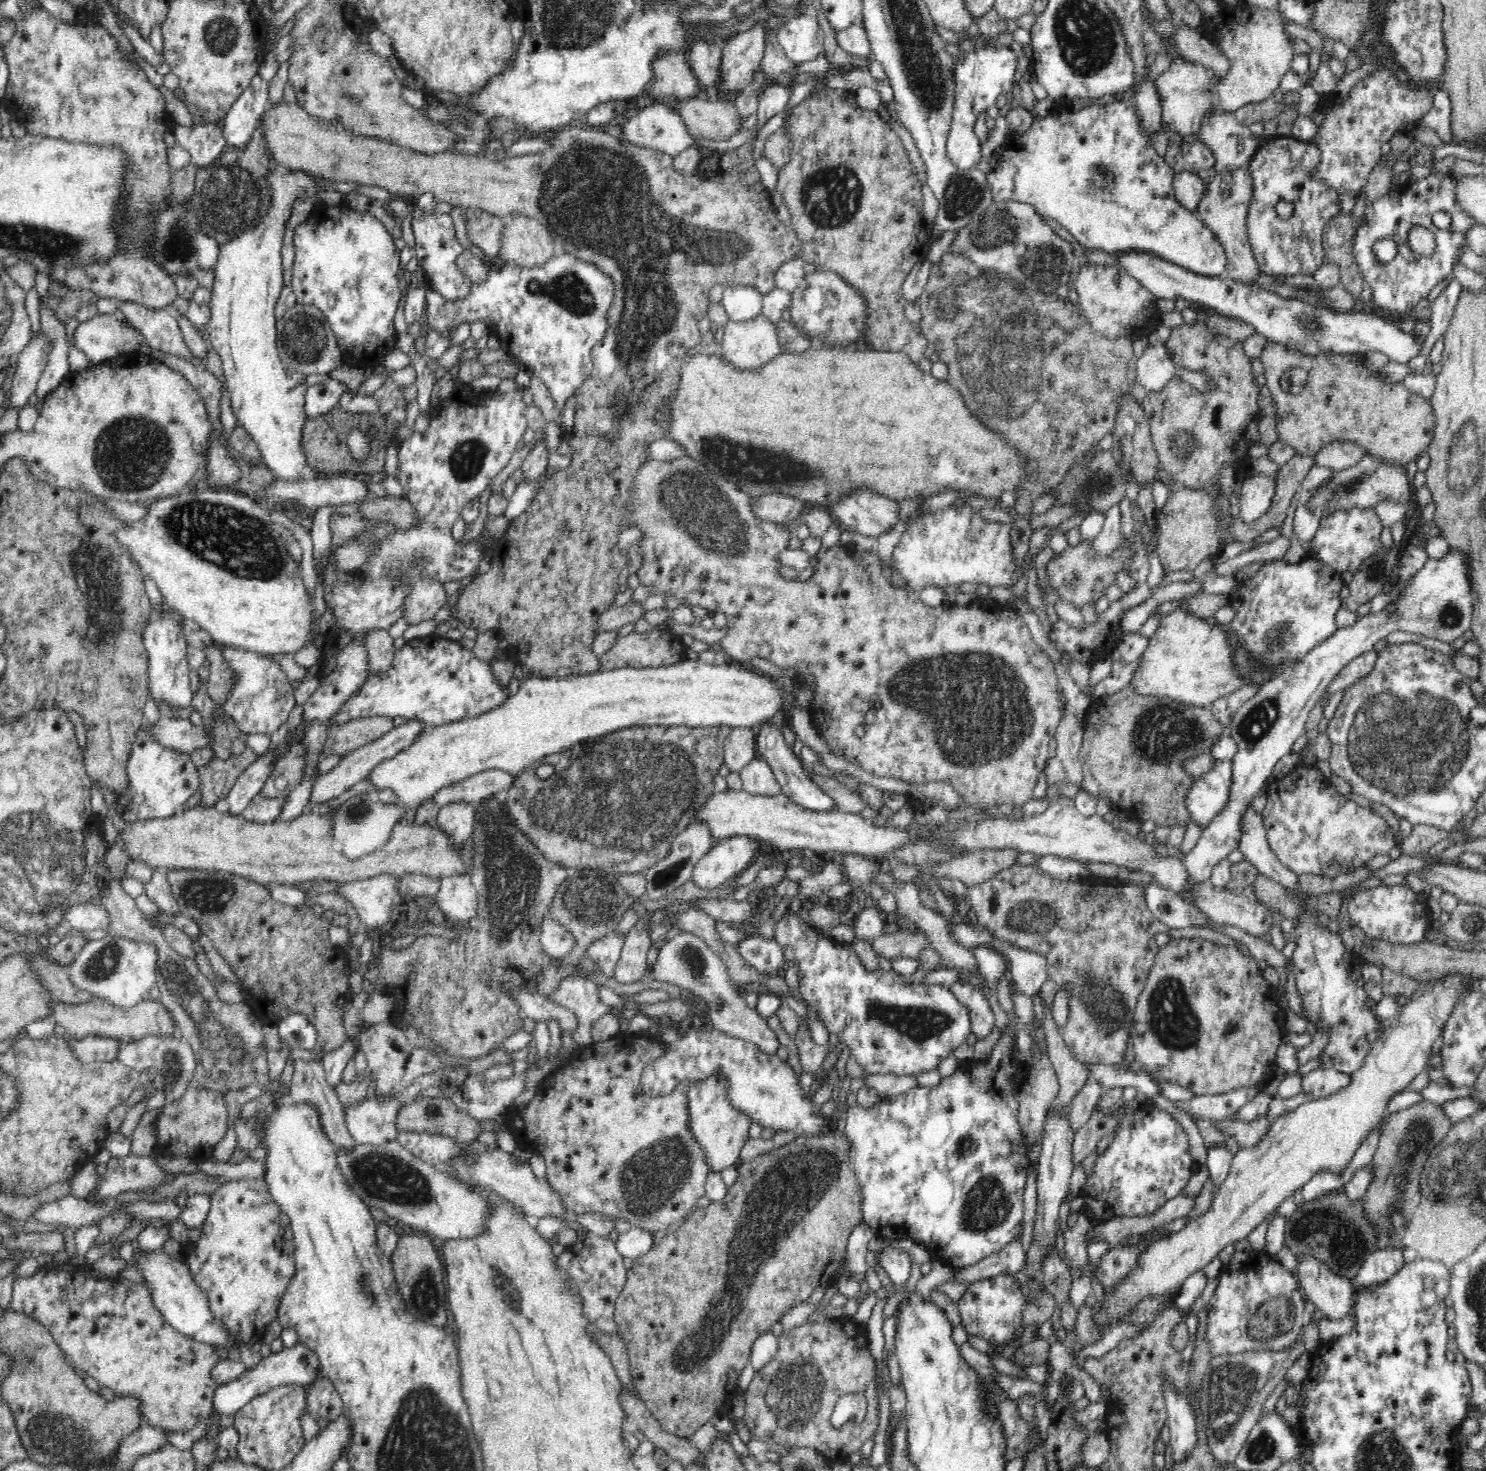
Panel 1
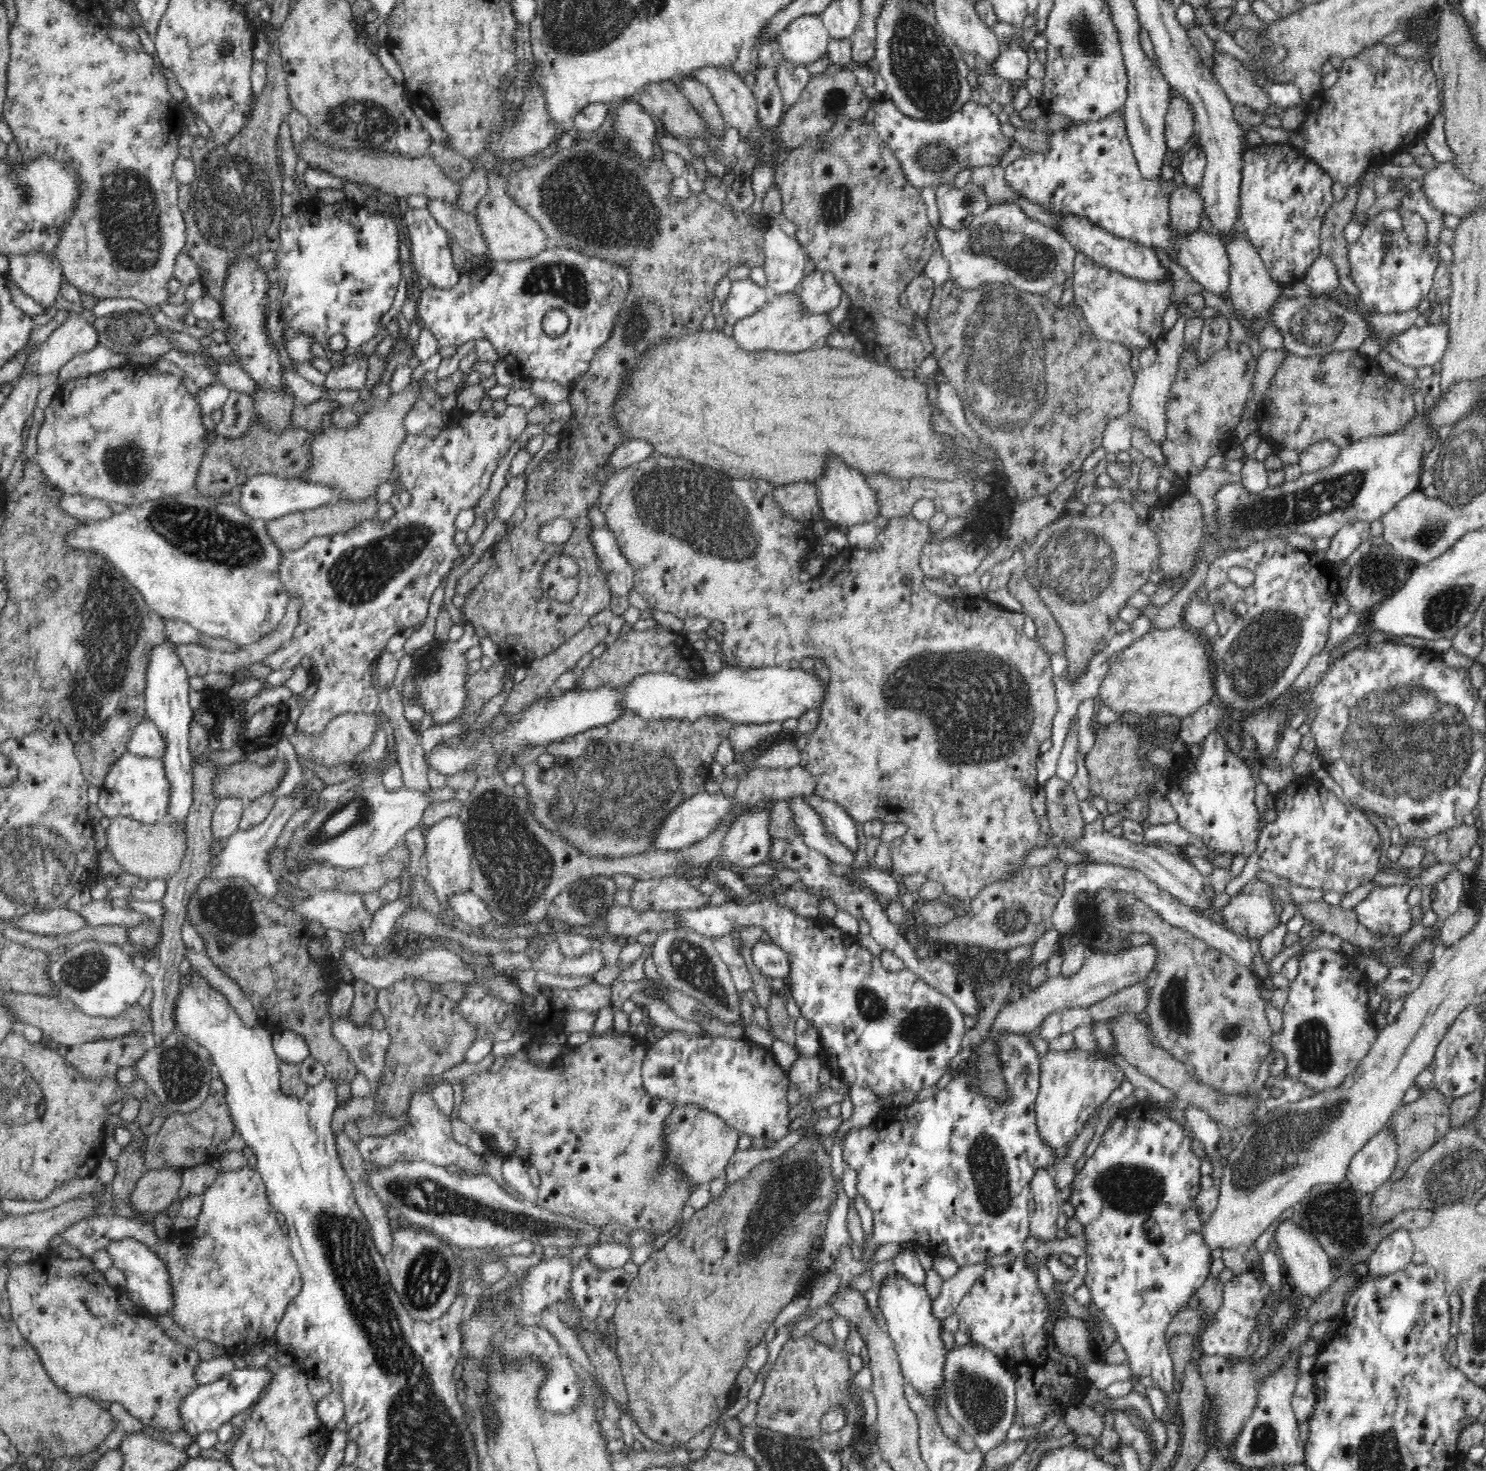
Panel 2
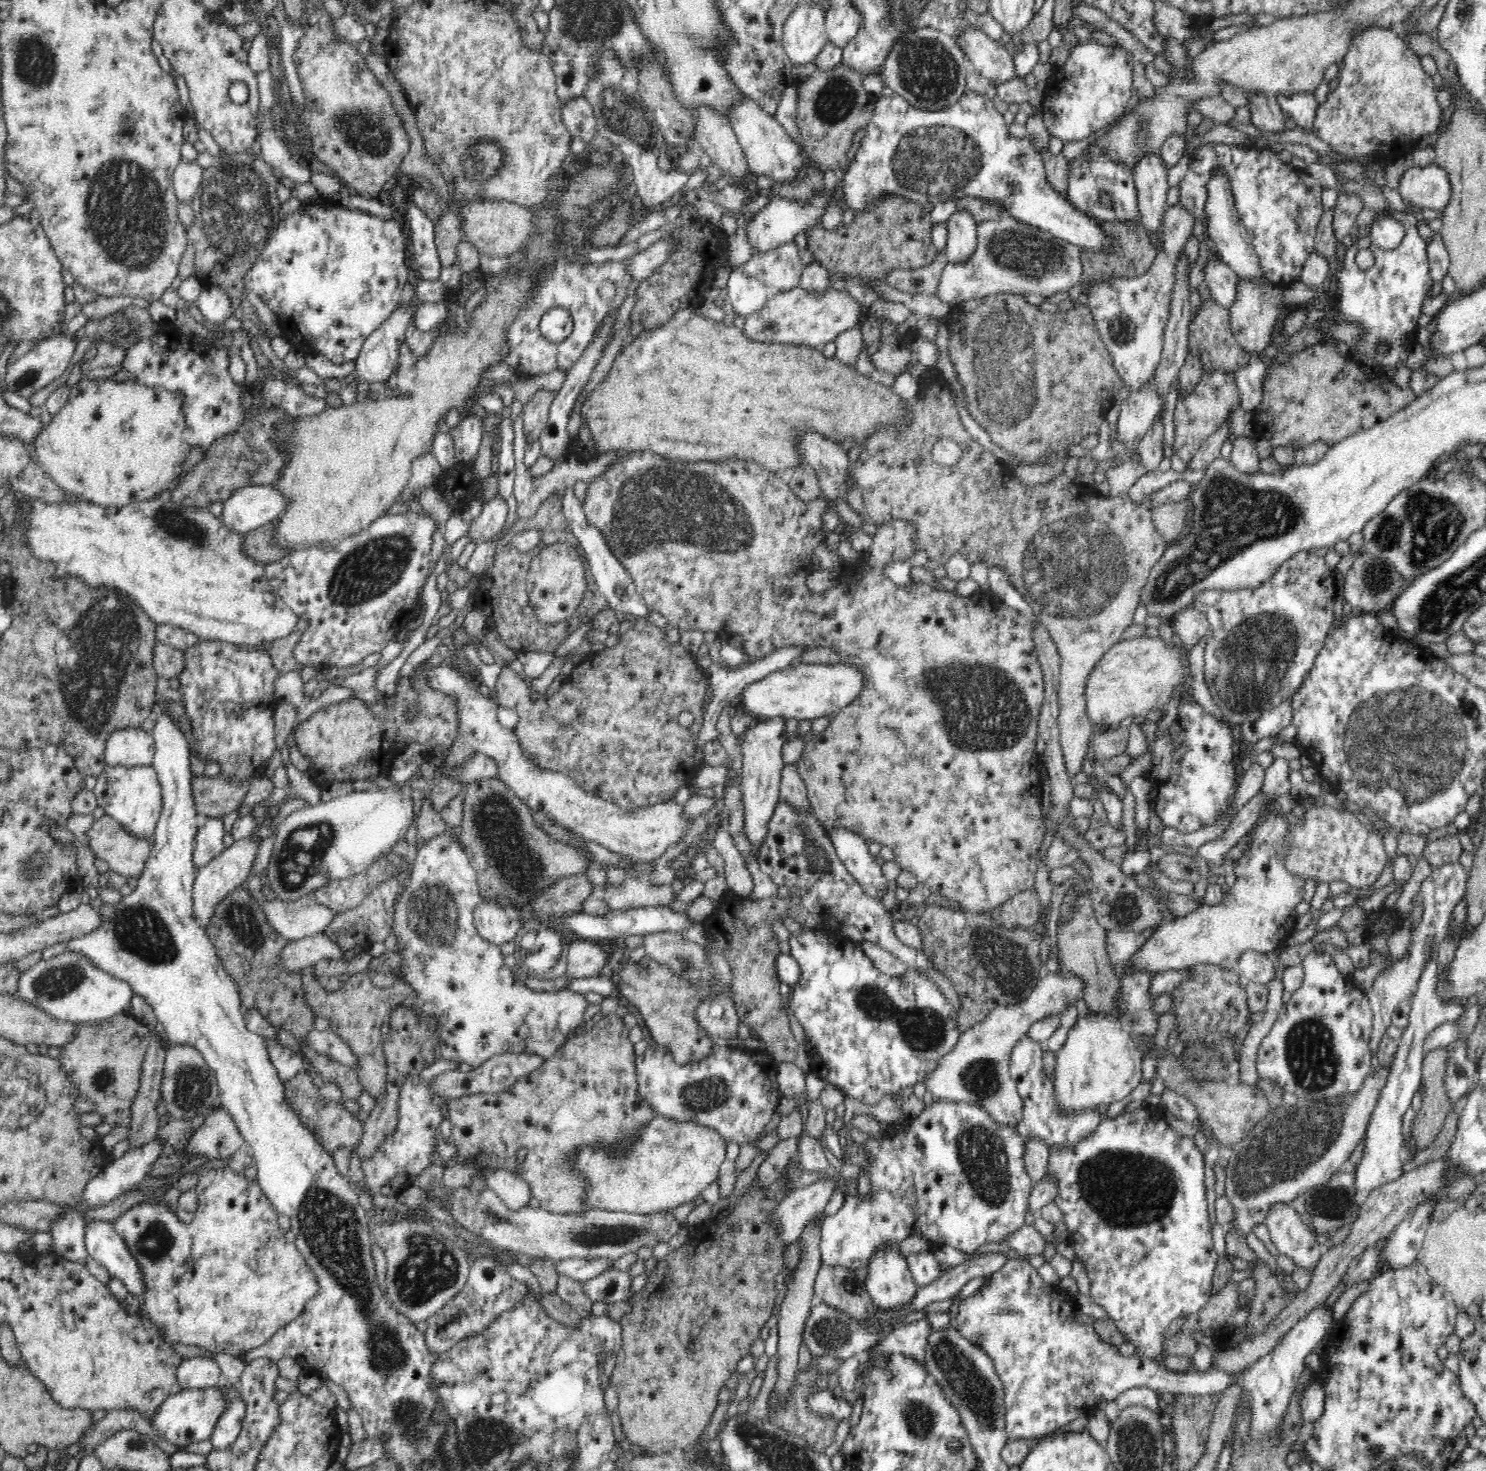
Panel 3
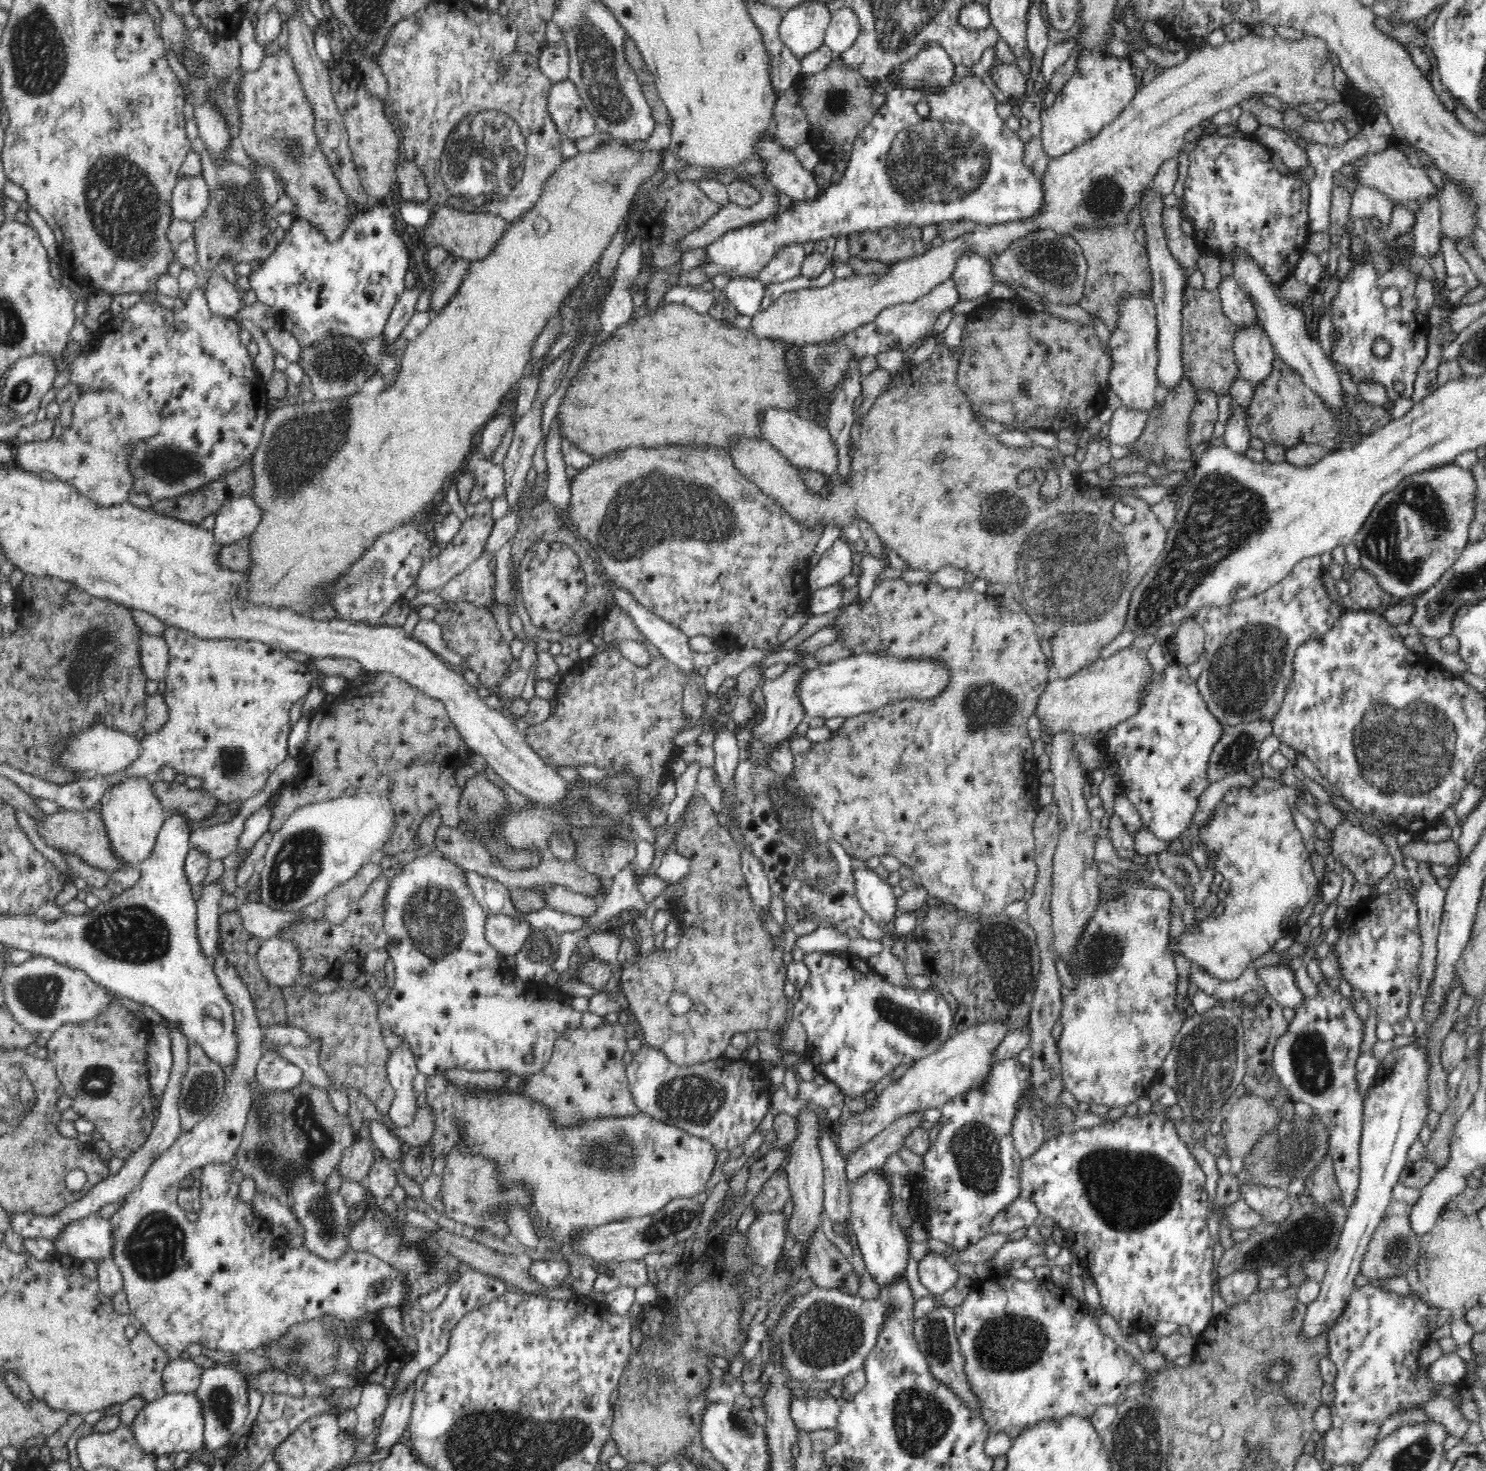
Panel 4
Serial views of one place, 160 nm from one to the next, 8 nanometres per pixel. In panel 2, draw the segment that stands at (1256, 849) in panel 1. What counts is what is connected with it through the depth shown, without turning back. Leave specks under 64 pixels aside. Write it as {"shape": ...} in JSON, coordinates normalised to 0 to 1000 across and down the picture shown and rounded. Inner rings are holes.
{"shape":[[[818,496],[808,504],[808,513],[803,516],[803,524],[799,528],[793,529],[797,541],[787,541],[792,559],[808,570],[814,578],[822,580],[834,580],[837,583],[843,581],[847,575],[849,563],[844,547],[844,535],[840,518],[830,511],[824,498]]]}

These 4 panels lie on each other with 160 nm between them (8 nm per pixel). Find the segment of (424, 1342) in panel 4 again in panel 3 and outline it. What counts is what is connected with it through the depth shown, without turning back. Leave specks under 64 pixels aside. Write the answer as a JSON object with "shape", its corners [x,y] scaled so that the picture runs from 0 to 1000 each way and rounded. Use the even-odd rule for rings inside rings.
{"shape":[[[330,855],[320,856],[316,860],[316,867],[311,877],[310,877],[308,880],[306,880],[302,884],[300,884],[299,888],[296,891],[294,891],[292,895],[289,895],[289,896],[287,897],[287,914],[288,914],[288,916],[291,917],[291,919],[294,919],[294,920],[297,921],[298,919],[303,918],[309,911],[324,906],[327,902],[330,901],[335,895],[338,895],[338,893],[344,891],[347,889],[347,885],[354,879],[355,879],[354,874],[342,867],[340,863],[332,859]]]}

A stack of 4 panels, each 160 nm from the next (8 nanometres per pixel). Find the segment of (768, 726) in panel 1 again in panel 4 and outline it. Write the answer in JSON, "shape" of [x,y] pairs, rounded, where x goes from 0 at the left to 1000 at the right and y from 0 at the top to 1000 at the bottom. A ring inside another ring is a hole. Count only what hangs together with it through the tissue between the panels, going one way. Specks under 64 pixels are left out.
{"shape":[[[575,585],[573,595],[576,609],[581,618],[594,630],[600,632],[602,625],[603,609],[600,607],[601,599],[595,599],[590,592],[582,591],[581,586]]]}

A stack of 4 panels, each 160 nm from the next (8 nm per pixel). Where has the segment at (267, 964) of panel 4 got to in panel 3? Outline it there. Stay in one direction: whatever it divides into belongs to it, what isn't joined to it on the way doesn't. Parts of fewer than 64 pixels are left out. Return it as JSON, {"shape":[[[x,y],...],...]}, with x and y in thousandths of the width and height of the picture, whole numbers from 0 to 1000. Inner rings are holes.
{"shape":[[[217,634],[199,640],[193,640],[189,644],[189,653],[194,661],[202,661],[212,656],[215,652],[227,653],[231,651],[231,647]]]}

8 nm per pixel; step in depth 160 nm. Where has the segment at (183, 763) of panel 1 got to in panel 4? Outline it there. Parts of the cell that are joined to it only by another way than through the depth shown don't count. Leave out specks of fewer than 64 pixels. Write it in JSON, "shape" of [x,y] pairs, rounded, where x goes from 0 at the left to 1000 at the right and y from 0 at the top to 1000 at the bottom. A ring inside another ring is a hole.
{"shape":[[[85,528],[85,530],[71,536],[68,542],[68,555],[74,574],[84,589],[93,589],[104,578],[106,566],[111,557],[111,551],[103,538],[102,528]]]}

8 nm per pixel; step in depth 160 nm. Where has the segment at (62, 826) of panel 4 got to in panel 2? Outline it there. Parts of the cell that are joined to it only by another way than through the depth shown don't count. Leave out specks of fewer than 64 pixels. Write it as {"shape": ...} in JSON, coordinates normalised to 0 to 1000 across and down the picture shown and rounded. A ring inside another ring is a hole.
{"shape":[[[77,555],[71,566],[71,576],[80,589],[85,593],[100,599],[102,597],[112,598],[118,594],[122,589],[122,584],[127,581],[124,564],[114,563],[113,560],[96,560],[86,555]]]}

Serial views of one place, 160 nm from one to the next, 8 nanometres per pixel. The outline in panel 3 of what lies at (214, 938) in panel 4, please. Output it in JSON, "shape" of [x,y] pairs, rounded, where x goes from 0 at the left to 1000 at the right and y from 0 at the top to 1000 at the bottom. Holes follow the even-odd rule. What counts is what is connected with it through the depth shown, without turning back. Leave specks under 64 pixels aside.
{"shape":[[[170,567],[164,571],[157,572],[156,575],[149,578],[144,585],[141,585],[139,589],[133,591],[130,601],[129,614],[131,614],[131,616],[129,616],[129,618],[131,618],[131,623],[137,630],[141,628],[141,624],[144,621],[145,615],[148,612],[151,612],[156,605],[162,603],[163,600],[168,596],[175,572],[175,571],[170,571]]]}

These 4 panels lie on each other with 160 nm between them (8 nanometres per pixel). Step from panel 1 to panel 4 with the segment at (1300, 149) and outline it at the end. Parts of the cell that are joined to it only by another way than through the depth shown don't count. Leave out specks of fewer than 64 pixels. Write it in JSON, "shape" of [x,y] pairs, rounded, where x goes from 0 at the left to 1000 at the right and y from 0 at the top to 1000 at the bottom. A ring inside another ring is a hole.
{"shape":[[[812,89],[811,93],[799,104],[799,119],[797,124],[797,136],[803,152],[803,166],[809,173],[819,173],[826,176],[830,167],[838,170],[845,177],[852,188],[859,194],[869,189],[873,177],[879,171],[879,164],[882,158],[880,145],[880,124],[876,124],[867,118],[865,121],[857,114],[857,105],[843,93],[831,90],[827,92],[820,92]]]}

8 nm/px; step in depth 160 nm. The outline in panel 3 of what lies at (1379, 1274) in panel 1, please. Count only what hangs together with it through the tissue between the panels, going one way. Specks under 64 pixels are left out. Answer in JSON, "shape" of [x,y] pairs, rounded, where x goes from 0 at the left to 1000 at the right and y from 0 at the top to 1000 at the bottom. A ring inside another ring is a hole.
{"shape":[[[965,816],[953,819],[933,841],[930,855],[933,856],[935,862],[946,861],[954,857],[965,820]]]}

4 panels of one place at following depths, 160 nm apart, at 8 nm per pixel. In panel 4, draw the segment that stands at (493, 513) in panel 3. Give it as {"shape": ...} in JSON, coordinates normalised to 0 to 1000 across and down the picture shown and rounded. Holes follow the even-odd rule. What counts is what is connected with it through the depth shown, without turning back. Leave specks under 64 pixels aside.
{"shape":[[[330,347],[325,351],[319,350],[317,352],[314,352],[310,356],[307,364],[301,370],[299,370],[296,377],[293,378],[293,379],[289,379],[284,386],[283,390],[281,390],[281,394],[279,398],[283,400],[283,403],[289,402],[295,399],[299,399],[303,394],[312,389],[316,383],[320,382],[323,379],[323,377],[326,375],[327,368],[331,362],[332,356]]]}

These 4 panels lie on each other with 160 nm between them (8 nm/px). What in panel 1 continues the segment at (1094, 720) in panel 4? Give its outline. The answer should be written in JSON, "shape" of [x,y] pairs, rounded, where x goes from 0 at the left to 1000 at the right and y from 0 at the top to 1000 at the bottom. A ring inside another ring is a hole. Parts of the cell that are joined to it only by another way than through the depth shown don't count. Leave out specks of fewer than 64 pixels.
{"shape":[[[793,414],[781,420],[780,428],[773,434],[760,464],[770,473],[785,474],[787,477],[814,481],[818,476],[833,470],[836,465],[829,451],[829,435],[826,436],[825,430],[812,421],[810,427],[801,427],[798,420],[799,417]]]}

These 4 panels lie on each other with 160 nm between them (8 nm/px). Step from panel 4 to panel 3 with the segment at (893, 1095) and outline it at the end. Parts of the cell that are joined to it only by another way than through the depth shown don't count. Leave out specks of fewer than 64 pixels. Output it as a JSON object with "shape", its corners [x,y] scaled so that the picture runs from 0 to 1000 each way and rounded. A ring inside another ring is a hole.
{"shape":[[[717,659],[713,661],[705,661],[699,666],[699,669],[696,670],[696,673],[693,674],[690,680],[688,680],[686,683],[672,683],[660,695],[653,698],[652,701],[647,702],[647,706],[645,707],[643,712],[634,719],[630,728],[626,729],[625,734],[623,734],[623,741],[627,744],[629,748],[648,748],[657,751],[666,757],[669,762],[678,766],[685,765],[688,761],[688,748],[684,737],[681,735],[680,731],[679,721],[681,714],[688,705],[691,704],[696,695],[707,690],[713,690],[719,683],[723,683],[724,679],[729,678],[729,673],[730,667],[727,666],[727,663],[723,663],[721,661]]]}

